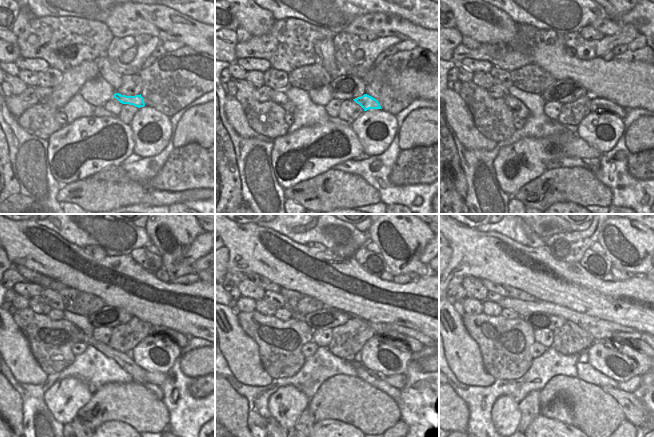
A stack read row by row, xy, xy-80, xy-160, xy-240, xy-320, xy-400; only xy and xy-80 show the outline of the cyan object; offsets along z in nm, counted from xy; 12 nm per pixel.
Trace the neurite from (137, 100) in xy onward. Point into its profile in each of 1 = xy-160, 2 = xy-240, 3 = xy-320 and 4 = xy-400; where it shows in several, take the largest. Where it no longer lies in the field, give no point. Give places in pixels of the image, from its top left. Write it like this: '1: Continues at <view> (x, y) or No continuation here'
1: Continues at xy-160 (597, 104)
2: Continues at xy-240 (179, 339)
3: Continues at xy-320 (414, 345)
4: Continues at xy-400 (641, 346)

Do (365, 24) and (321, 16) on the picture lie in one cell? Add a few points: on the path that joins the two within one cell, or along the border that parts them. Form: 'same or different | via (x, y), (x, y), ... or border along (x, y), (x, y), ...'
different | border along (374, 12), (358, 15), (342, 31)

